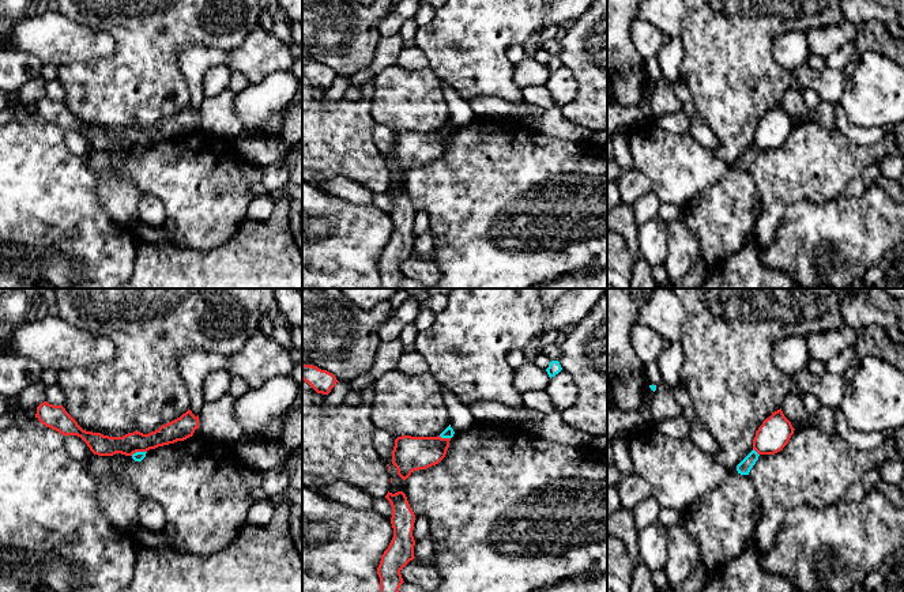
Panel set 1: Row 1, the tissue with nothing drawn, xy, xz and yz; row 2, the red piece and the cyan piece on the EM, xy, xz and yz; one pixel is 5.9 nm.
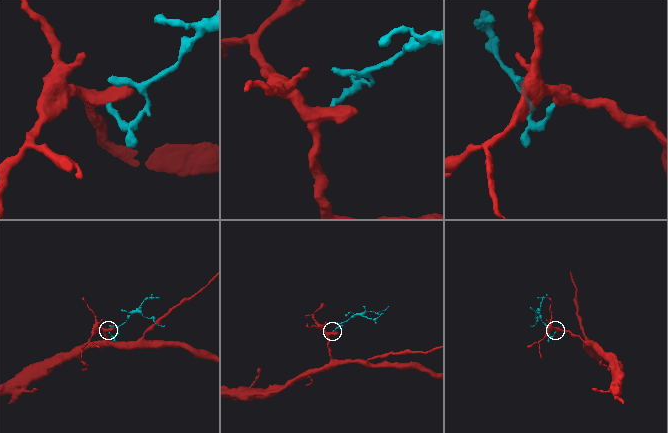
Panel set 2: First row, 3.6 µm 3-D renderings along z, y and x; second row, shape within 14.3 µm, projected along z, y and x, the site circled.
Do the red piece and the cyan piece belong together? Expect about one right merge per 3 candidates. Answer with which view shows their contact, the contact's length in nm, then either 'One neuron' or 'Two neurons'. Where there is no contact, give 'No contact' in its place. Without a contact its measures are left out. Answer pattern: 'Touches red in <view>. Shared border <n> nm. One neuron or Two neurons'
Touches red in xz. Shared border 70 nm. Two neurons

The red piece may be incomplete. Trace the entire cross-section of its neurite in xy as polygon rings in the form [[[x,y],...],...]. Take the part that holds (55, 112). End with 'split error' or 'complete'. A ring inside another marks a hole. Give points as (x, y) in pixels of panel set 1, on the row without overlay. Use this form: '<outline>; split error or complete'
[[[48,97],[37,102],[35,113],[46,122],[63,131],[80,132],[90,146],[98,151],[113,151],[116,148],[132,151],[136,147],[147,147],[158,142],[184,136],[192,132],[195,125],[199,124],[199,110],[195,112],[191,105],[180,113],[162,120],[155,127],[148,129],[133,127],[123,132],[109,132],[101,128],[86,127],[63,101],[53,101]]]; complete

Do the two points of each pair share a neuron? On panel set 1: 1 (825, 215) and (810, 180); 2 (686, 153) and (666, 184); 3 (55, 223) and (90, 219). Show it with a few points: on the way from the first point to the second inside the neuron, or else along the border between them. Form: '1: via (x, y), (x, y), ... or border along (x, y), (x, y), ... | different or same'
1: border along (842, 193), (822, 203), (795, 200), (788, 204) | different
2: via (680, 161), (680, 170), (674, 176) | same
3: via (63, 221), (82, 221) | same

